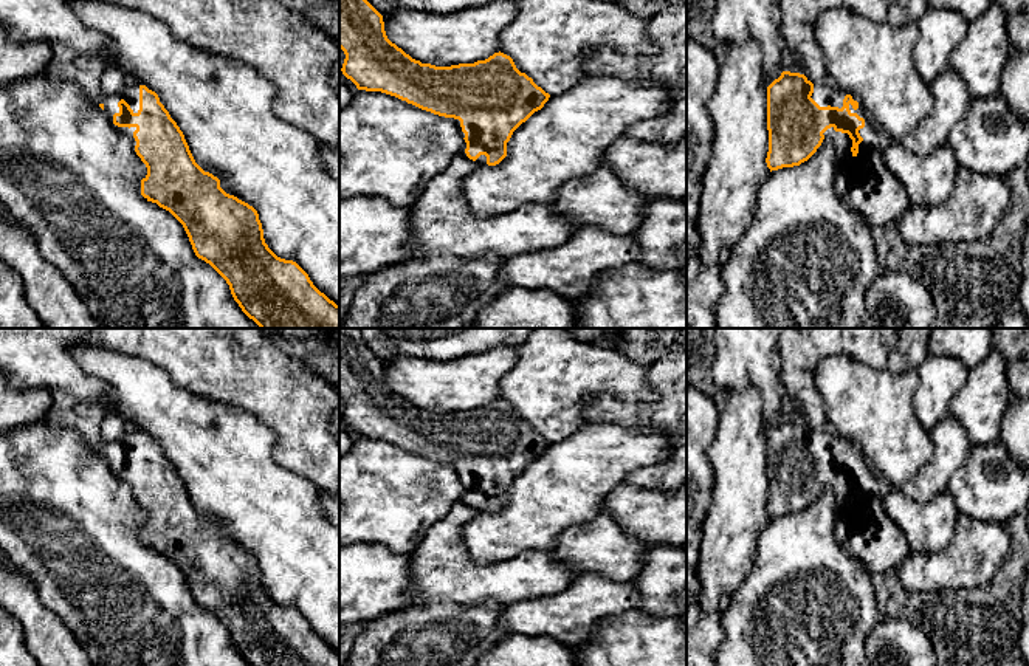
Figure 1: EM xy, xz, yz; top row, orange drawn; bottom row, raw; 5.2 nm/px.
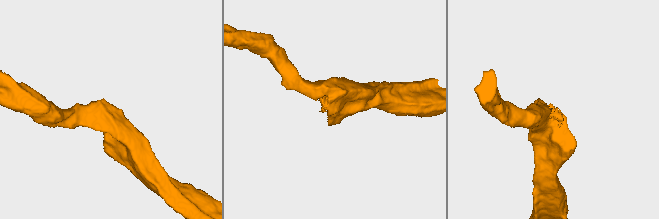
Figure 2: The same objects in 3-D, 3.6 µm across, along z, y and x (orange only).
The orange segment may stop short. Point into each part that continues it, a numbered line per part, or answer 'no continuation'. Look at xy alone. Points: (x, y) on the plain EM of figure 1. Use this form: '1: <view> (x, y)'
1: xy (130, 440)

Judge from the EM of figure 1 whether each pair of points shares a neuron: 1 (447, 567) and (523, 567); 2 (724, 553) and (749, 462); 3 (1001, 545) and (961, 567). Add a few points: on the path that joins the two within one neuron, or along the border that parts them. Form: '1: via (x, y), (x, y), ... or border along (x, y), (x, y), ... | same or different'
1: via (465, 575), (504, 575) | same
2: via (730, 530), (738, 513), (739, 485) | same
3: via (992, 545), (981, 547), (970, 558) | same

